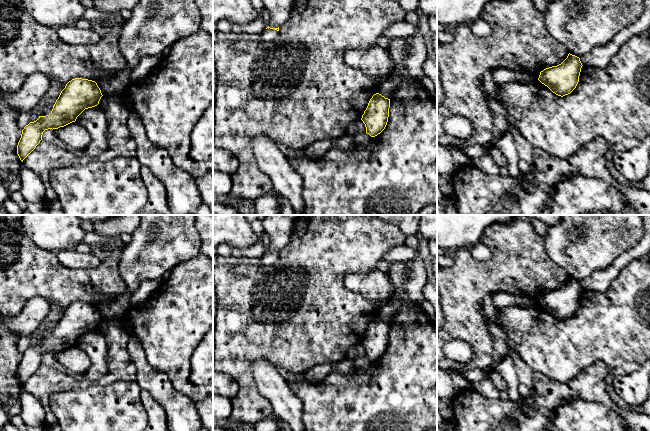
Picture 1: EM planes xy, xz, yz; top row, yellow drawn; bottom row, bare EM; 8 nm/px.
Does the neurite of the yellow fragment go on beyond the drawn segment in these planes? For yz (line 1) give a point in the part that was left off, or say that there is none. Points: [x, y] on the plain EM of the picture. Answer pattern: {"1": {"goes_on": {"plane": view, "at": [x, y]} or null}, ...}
{"1": {"goes_on": null}}

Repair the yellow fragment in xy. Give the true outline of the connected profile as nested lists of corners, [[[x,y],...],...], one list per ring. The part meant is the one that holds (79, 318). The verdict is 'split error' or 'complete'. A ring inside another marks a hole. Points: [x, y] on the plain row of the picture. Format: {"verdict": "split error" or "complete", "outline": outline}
{"verdict": "complete", "outline": [[[75,302],[69,305],[61,315],[49,339],[39,340],[22,354],[17,369],[17,378],[23,384],[42,364],[45,354],[58,353],[72,346],[88,332],[99,328],[102,317],[97,307],[92,304]]]}

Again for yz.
{"verdict": "complete", "outline": [[[569,277],[561,288],[541,295],[538,304],[553,317],[563,321],[576,312],[582,290],[580,282]]]}

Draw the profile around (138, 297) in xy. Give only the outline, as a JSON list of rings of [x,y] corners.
[[[161,277],[151,280],[143,281],[140,287],[131,294],[130,303],[131,306],[137,306],[143,304],[147,298],[160,287],[163,279]]]

